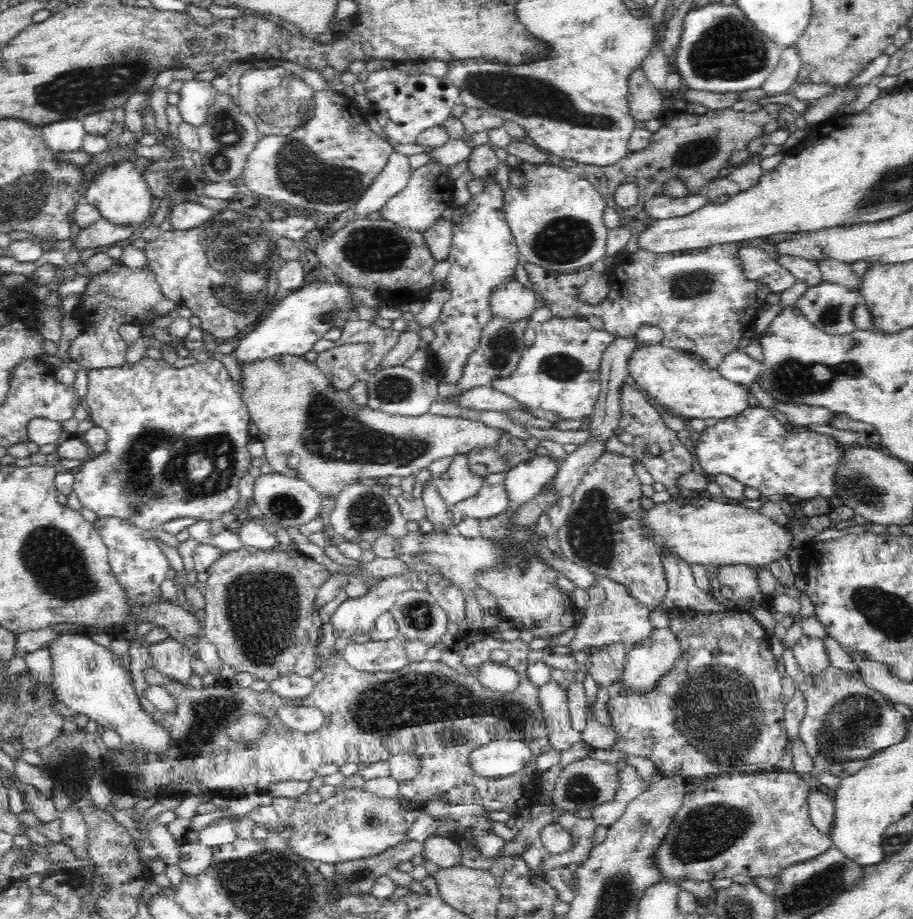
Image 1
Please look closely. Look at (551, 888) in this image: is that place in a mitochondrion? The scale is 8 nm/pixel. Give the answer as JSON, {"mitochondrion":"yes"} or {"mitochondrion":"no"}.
{"mitochondrion":"no"}

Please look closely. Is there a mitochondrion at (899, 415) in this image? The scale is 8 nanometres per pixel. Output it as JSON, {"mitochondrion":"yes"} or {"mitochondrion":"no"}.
{"mitochondrion":"no"}

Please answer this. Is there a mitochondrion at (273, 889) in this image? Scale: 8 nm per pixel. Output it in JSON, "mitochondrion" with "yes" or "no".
{"mitochondrion":"yes"}

